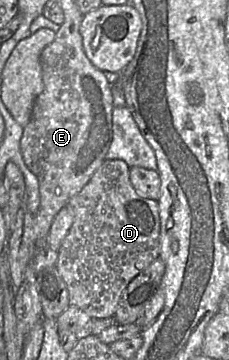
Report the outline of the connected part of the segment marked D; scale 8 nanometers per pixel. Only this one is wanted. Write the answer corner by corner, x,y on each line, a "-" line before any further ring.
106,159
101,166
95,171
88,183
69,199
65,207
69,207
73,211
73,224
64,238
60,248
58,249
58,259
56,262
56,268
62,276
64,282
66,283
69,295
70,306
76,306
84,310
92,319
107,319
114,316
117,309
118,302
121,298
123,291
126,289
128,284
143,270
148,268
156,259
159,257
160,252
160,216
159,216
159,206
157,200
152,200
150,198
141,197
134,189
129,178
130,166
126,164
123,160
109,160

